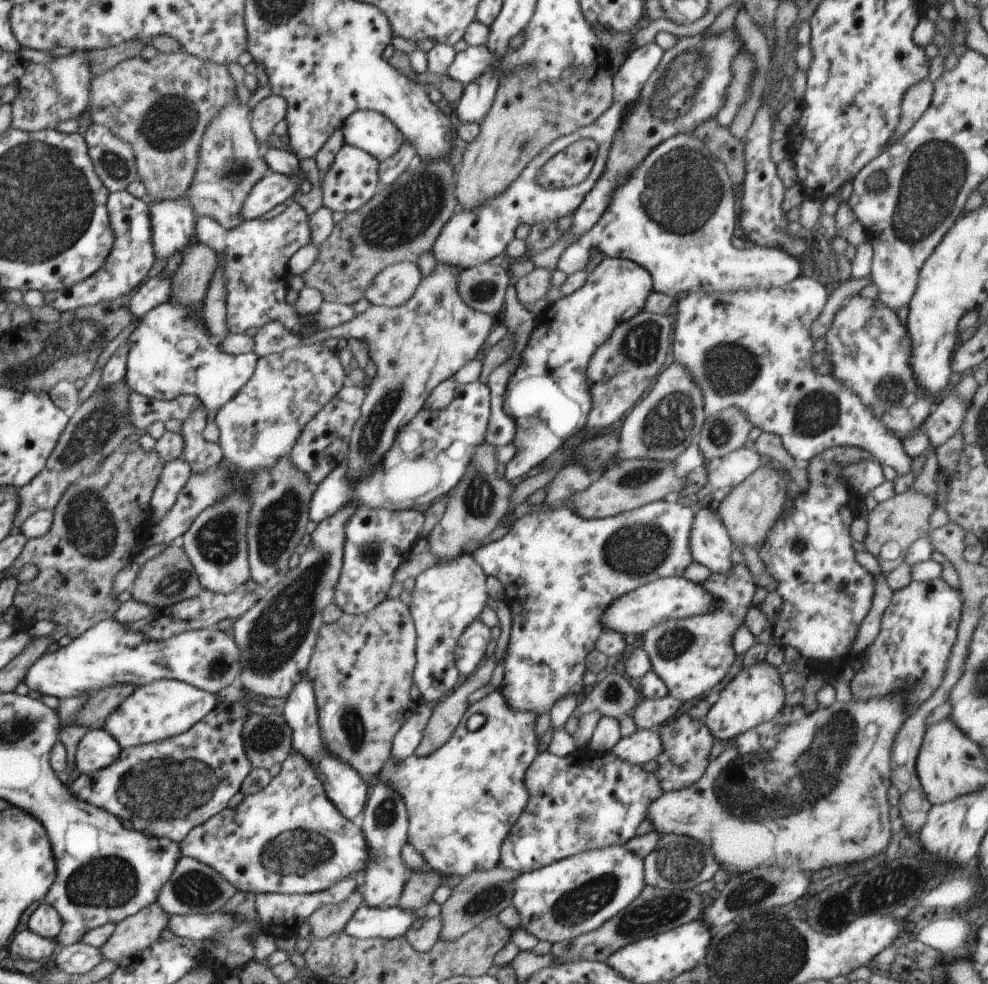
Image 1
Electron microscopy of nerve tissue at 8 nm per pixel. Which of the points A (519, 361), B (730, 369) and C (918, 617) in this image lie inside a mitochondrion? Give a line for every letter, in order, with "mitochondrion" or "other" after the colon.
A: other
B: mitochondrion
C: other

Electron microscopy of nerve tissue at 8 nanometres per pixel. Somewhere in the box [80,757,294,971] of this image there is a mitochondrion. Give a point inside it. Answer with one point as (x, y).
(193, 888)

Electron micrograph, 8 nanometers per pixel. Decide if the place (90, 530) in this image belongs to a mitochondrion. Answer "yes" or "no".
yes

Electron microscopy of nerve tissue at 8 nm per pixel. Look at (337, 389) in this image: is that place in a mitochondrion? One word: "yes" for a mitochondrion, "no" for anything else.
no

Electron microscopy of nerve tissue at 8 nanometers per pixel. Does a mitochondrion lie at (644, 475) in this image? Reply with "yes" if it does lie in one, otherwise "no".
yes

